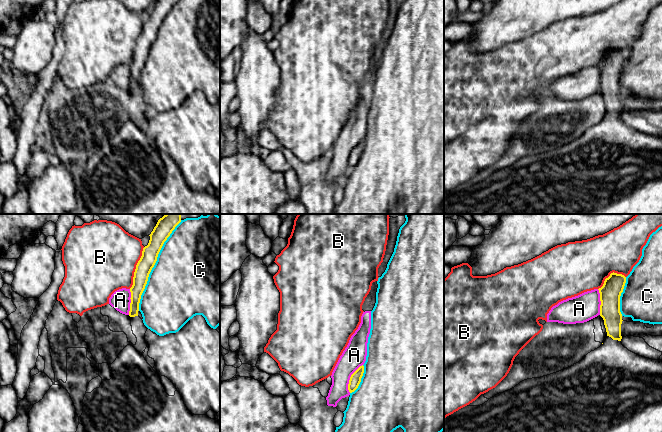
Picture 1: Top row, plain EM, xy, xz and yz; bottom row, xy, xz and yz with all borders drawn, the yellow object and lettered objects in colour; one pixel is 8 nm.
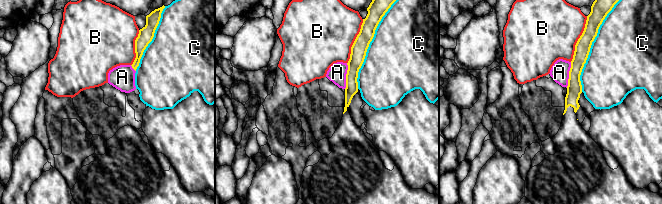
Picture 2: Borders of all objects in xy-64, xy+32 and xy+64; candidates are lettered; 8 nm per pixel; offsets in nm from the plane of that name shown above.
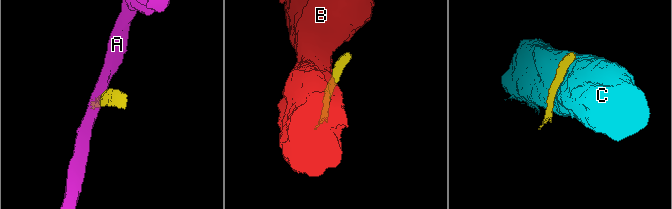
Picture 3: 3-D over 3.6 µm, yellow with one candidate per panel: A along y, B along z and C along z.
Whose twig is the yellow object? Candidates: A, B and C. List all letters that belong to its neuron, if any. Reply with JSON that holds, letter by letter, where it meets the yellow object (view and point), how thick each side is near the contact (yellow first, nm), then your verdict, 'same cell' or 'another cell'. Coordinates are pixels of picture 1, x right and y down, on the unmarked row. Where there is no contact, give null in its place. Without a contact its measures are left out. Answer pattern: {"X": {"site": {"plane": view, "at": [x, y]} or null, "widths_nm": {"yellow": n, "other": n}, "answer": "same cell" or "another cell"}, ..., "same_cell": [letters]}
{"A": {"site": {"plane": "xz", "at": [350, 154]}, "widths_nm": {"yellow": 90, "other": 190}, "answer": "another cell"}, "B": {"site": {"plane": "xy", "at": [136, 44]}, "widths_nm": {"yellow": 130, "other": 480}, "answer": "another cell"}, "C": {"site": {"plane": "xy", "at": [153, 42]}, "widths_nm": {"yellow": 140, "other": 500}, "answer": "another cell"}, "same_cell": []}

